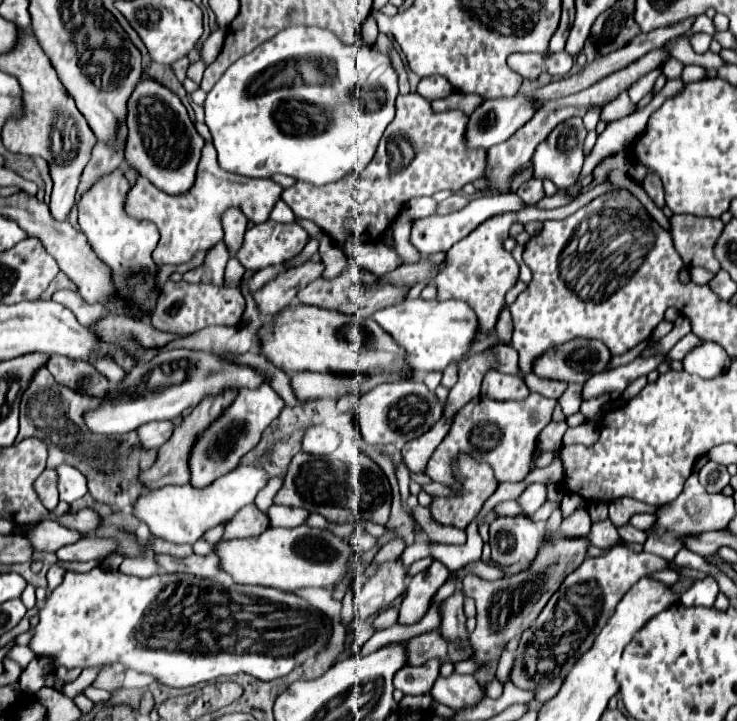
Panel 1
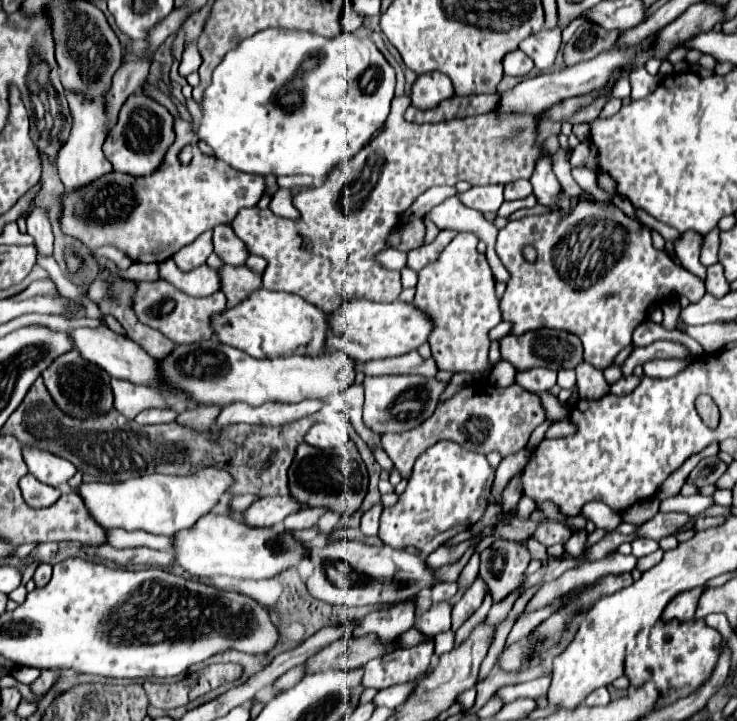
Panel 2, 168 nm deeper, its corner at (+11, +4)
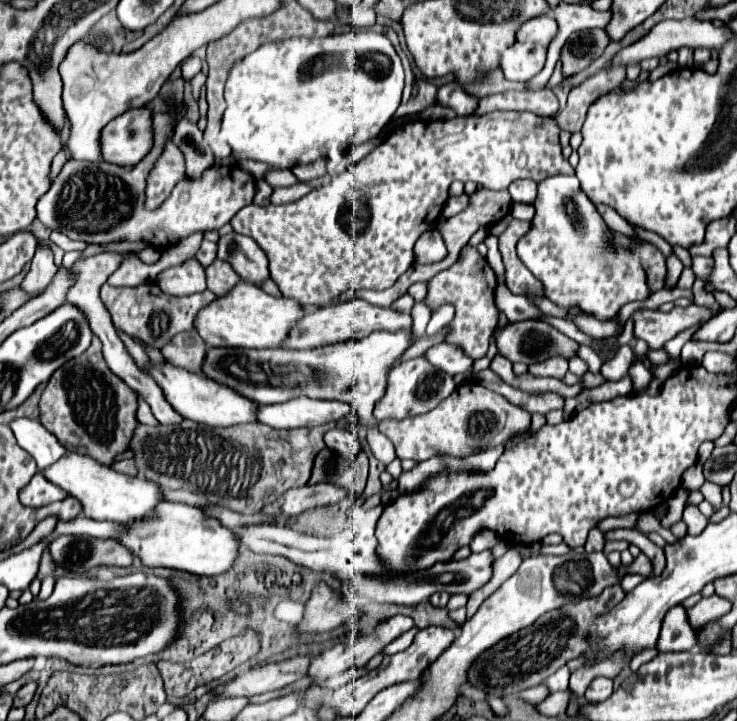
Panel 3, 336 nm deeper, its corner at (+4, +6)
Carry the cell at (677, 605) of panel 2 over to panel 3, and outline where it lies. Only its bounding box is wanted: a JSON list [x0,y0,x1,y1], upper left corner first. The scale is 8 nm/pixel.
[659,605,697,651]

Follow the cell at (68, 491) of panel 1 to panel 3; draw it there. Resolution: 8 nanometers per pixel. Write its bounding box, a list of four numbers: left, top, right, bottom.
[9,419,67,471]

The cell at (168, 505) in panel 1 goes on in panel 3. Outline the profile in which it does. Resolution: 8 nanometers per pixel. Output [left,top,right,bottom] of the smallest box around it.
[43,453,163,523]

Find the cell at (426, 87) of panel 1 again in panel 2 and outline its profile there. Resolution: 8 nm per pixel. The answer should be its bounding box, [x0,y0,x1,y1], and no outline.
[412,73,454,109]

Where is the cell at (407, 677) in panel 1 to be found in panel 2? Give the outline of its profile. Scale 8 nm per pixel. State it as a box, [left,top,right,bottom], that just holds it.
[362,639,434,691]

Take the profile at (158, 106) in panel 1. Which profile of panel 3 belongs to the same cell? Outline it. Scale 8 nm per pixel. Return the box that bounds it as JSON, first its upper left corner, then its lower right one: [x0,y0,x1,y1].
[103,107,153,165]

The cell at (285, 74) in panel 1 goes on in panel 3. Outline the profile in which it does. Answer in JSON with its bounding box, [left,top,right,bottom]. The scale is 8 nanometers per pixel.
[221,31,403,169]

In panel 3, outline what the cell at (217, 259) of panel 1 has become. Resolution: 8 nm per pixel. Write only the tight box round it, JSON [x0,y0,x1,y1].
[157,259,207,295]

